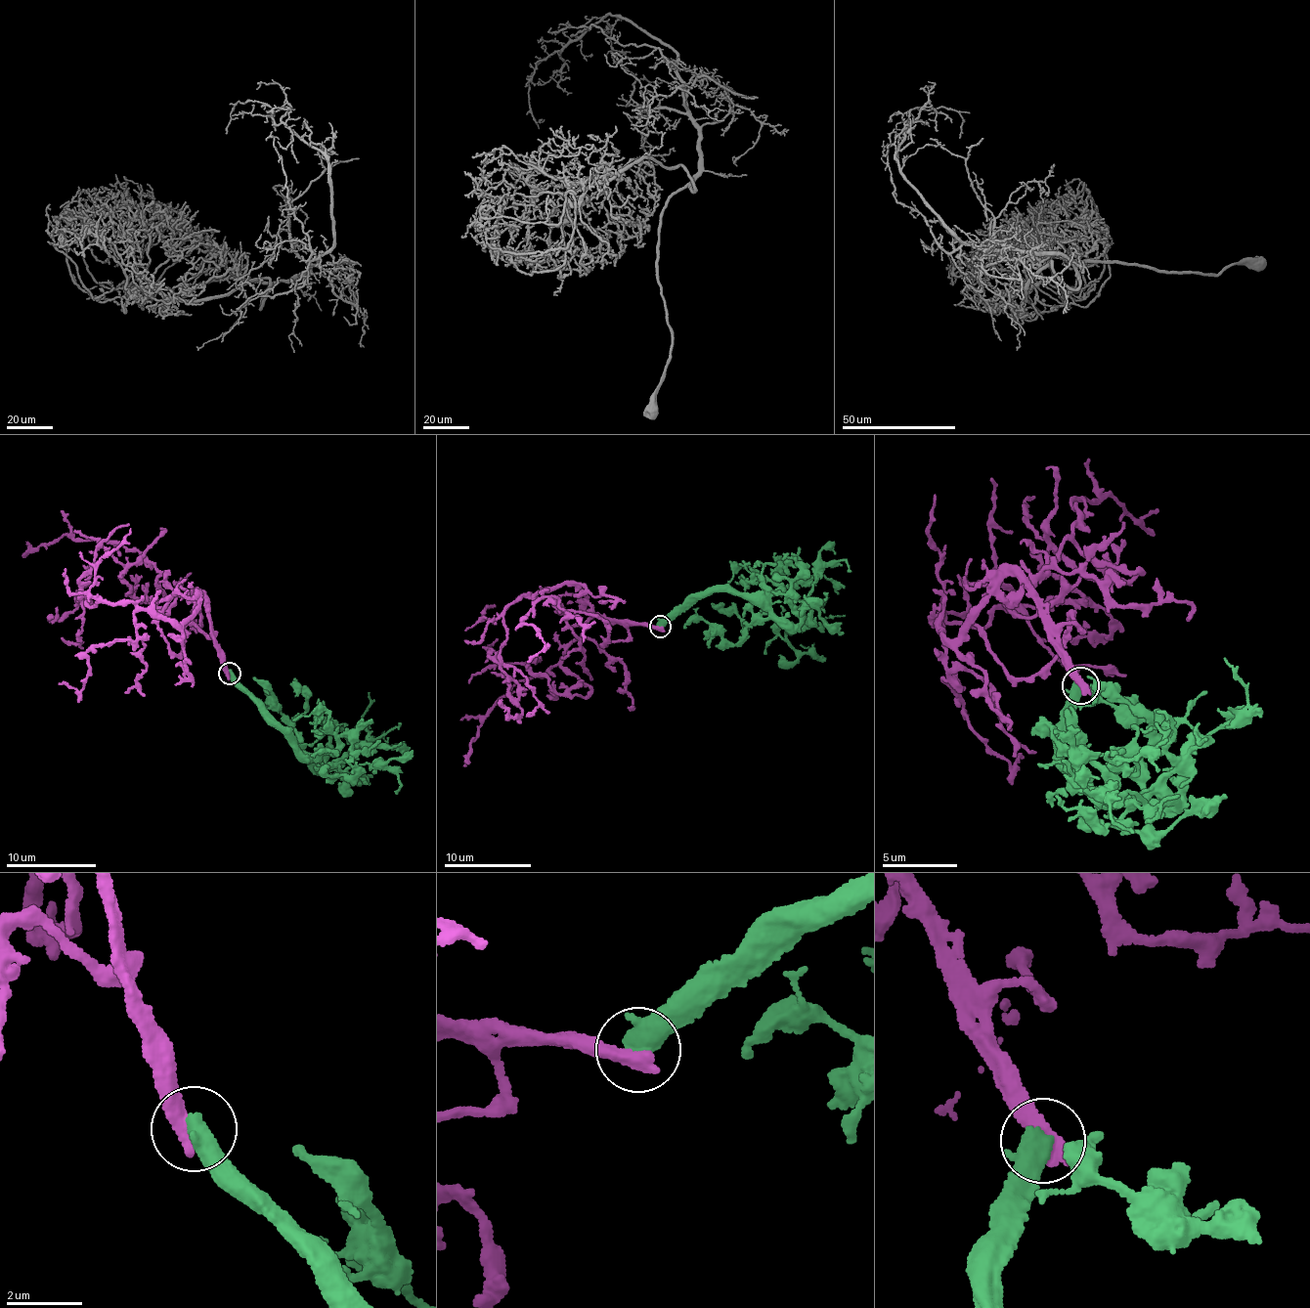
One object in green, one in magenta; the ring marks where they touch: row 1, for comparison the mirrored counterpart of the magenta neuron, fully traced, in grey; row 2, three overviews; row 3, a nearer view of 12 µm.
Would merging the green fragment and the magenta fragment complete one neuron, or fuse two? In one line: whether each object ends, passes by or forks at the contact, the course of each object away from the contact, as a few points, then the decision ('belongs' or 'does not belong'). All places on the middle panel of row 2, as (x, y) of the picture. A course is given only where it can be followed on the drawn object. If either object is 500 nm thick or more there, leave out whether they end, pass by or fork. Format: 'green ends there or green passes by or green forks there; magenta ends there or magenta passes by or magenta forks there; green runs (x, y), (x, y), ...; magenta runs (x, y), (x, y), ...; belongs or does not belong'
green runs (660, 627), (704, 593), (731, 590), (776, 616), (790, 631), (785, 632), (792, 647), (812, 656), (800, 644); magenta runs (660, 627), (611, 623), (572, 583), (518, 596), (503, 617), (500, 663), (522, 712), (499, 699); does not belong

